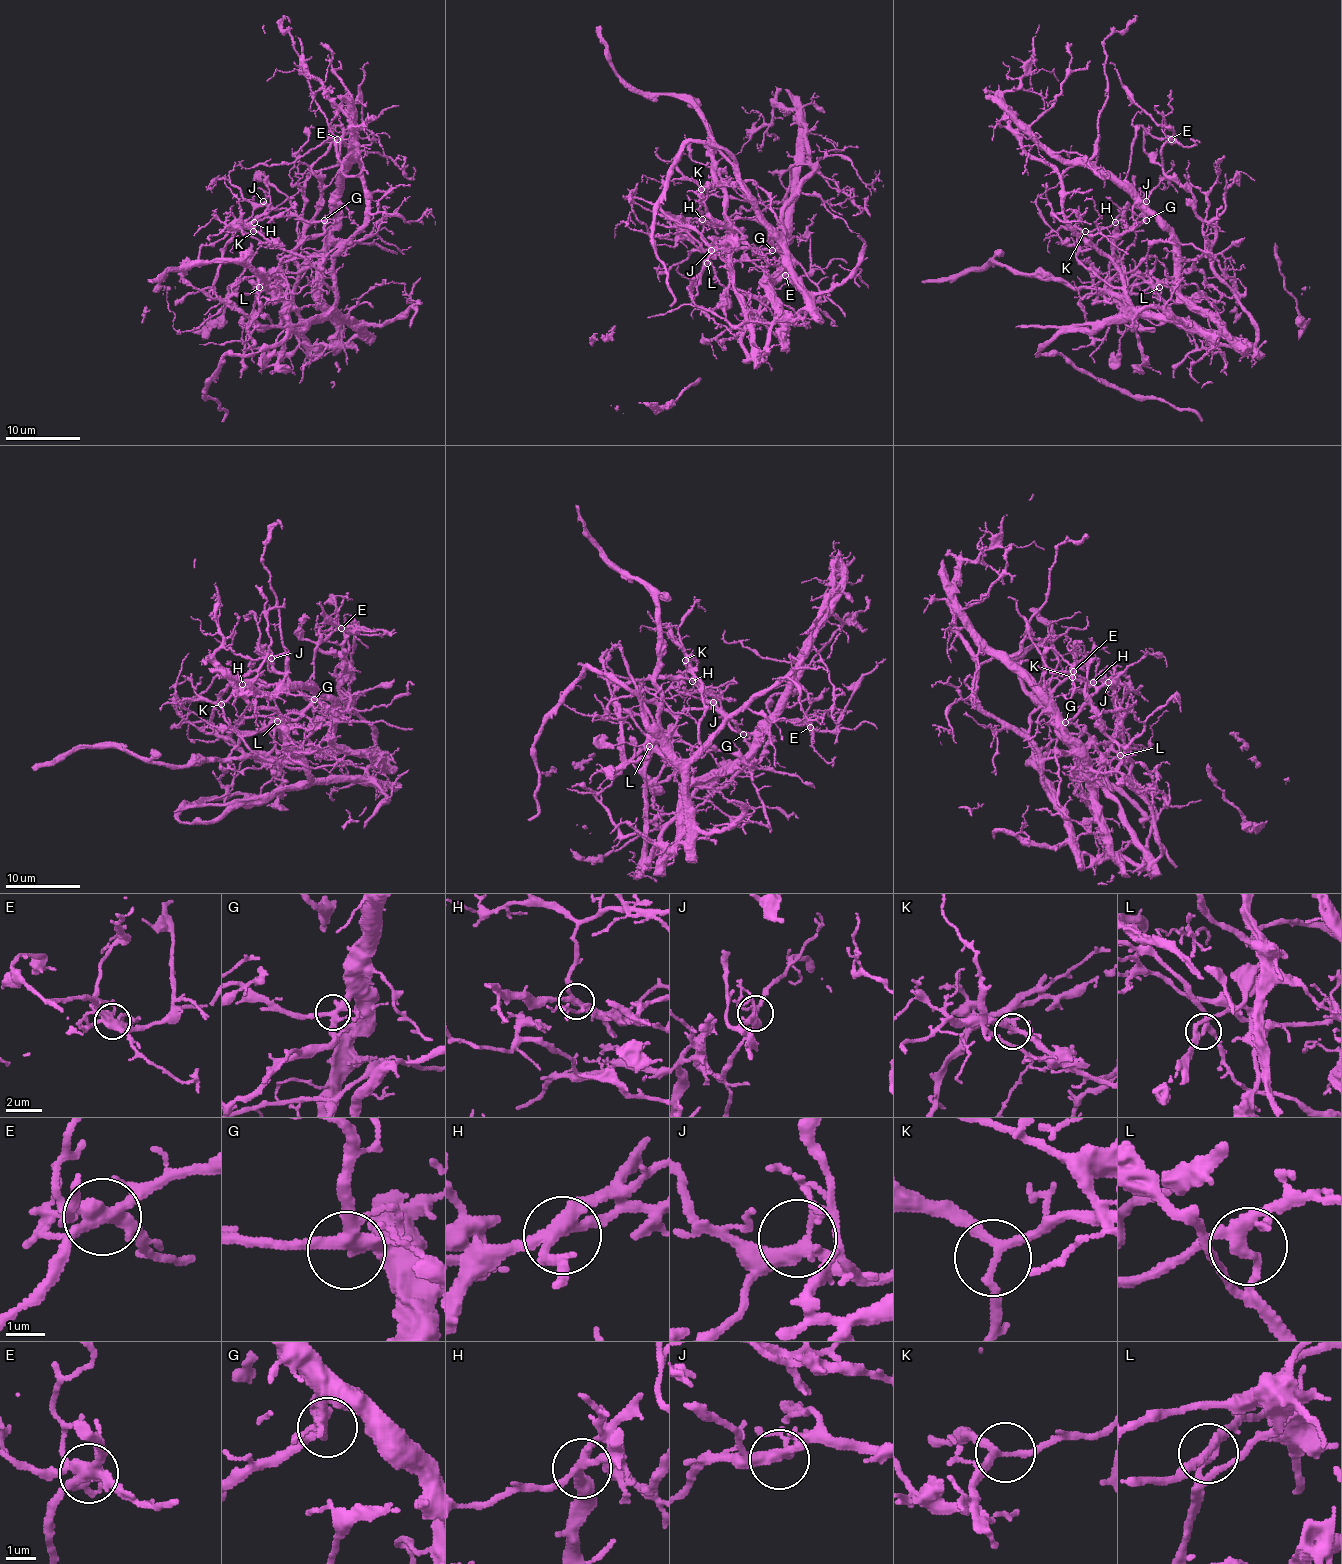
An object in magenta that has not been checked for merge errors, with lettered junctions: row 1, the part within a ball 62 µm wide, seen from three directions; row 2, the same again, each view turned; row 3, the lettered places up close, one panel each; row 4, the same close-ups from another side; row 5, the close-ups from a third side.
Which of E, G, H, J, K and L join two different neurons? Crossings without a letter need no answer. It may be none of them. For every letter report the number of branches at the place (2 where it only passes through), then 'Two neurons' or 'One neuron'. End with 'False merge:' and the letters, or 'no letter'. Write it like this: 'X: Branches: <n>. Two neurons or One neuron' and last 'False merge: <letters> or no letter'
E: Branches: 5. Two neurons
G: Branches: 5. One neuron
H: Branches: 4. Two neurons
J: Branches: 4. One neuron
K: Branches: 3. One neuron
L: Branches: 3. One neuron
False merge: E, H

